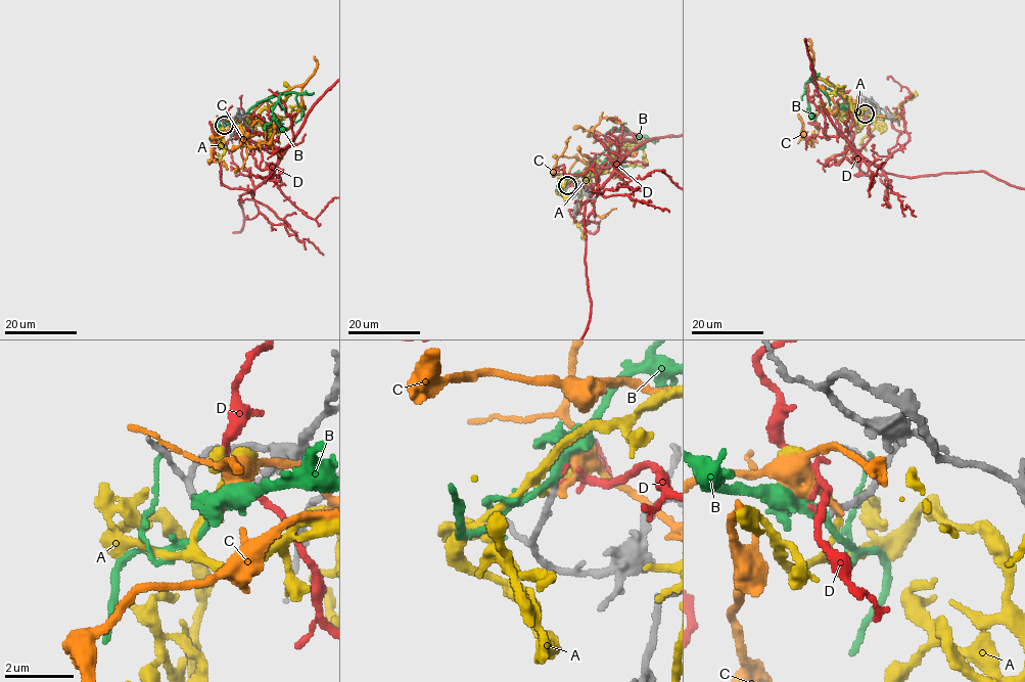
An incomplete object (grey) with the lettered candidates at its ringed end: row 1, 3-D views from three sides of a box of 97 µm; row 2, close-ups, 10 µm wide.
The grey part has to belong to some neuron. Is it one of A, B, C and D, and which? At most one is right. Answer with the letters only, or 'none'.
B

